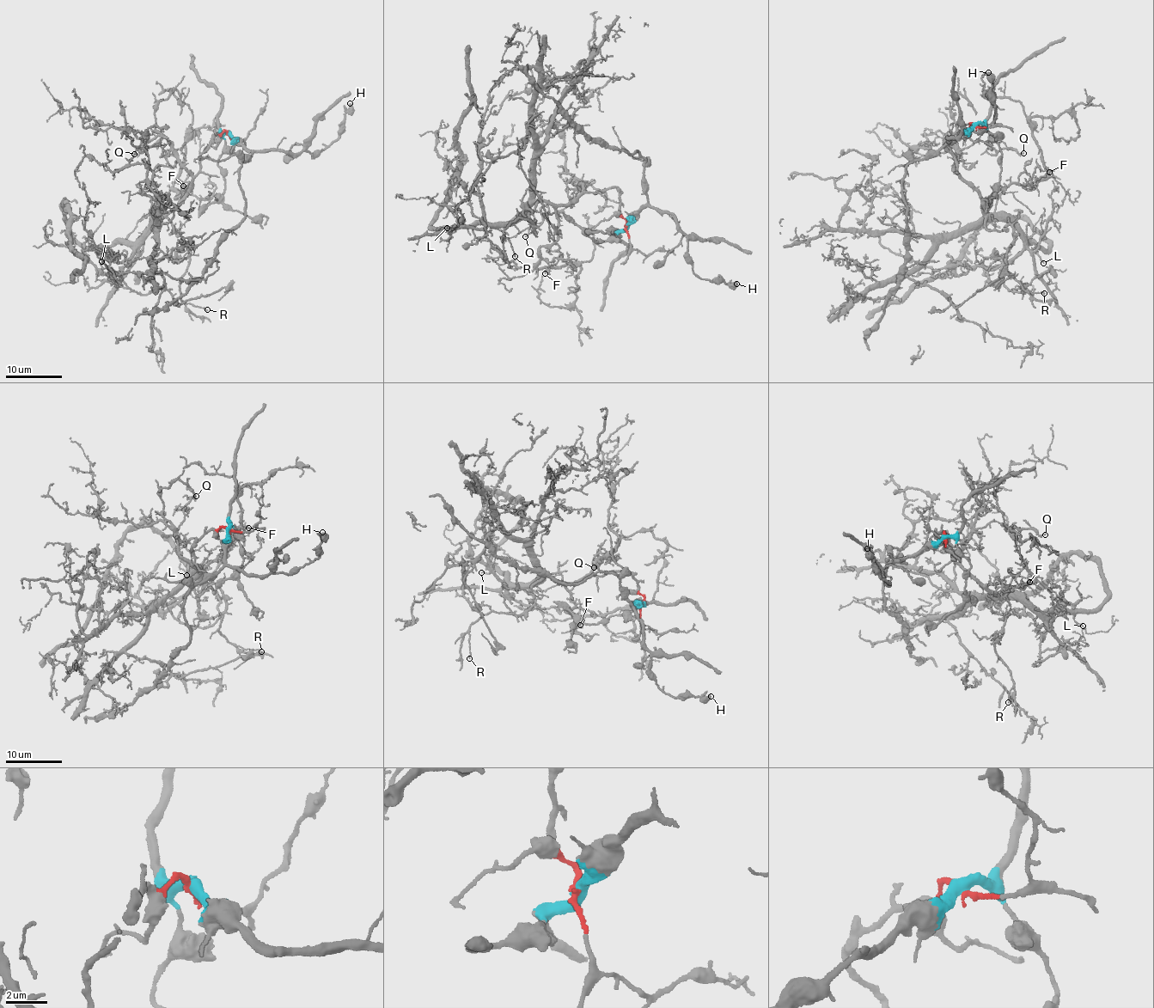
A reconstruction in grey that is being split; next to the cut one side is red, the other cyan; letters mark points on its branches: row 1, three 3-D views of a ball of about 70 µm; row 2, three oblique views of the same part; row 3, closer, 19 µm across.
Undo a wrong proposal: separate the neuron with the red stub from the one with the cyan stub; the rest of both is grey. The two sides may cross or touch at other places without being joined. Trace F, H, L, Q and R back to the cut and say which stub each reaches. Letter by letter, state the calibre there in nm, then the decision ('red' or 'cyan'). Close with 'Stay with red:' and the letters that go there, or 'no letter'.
F: 90 nm | red
H: 480 nm | cyan
L: 130 nm | red
Q: 130 nm | red
R: 130 nm | red
Stay with red: F, L, Q, R

